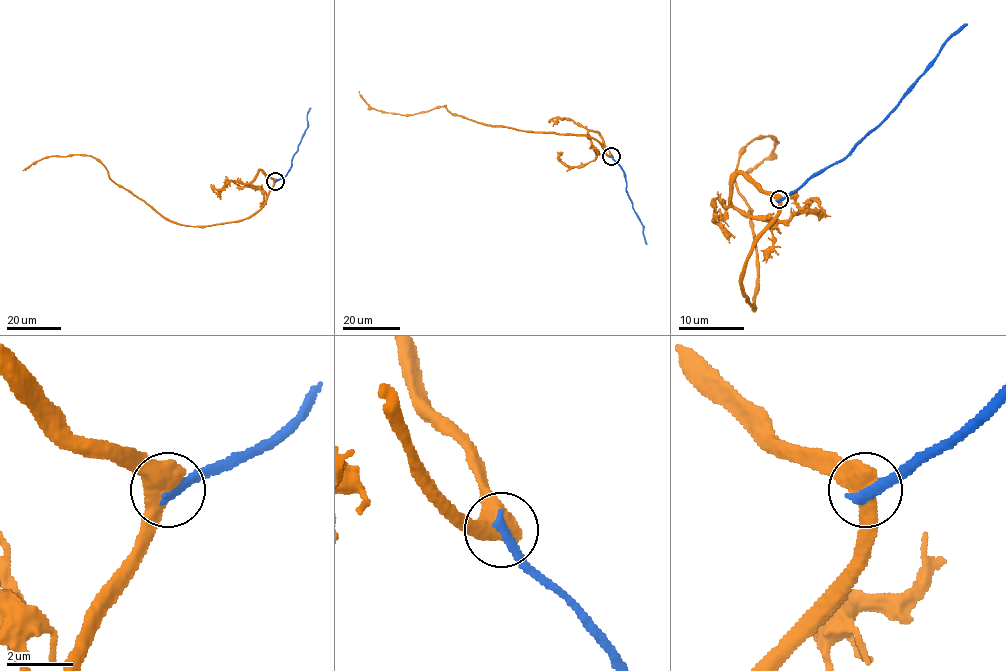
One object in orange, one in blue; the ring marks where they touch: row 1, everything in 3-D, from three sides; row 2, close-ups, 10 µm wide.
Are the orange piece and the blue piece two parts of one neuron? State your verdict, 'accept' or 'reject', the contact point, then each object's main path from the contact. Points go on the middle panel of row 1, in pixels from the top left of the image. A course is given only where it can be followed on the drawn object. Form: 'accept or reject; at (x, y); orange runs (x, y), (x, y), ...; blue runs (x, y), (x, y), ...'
reject; at (611, 156); orange runs (611, 156), (587, 136), (491, 126), (453, 115), (445, 106), (413, 114), (383, 112), (373, 109), (359, 91); blue runs (611, 156), (622, 169), (627, 195), (643, 225), (646, 244)

